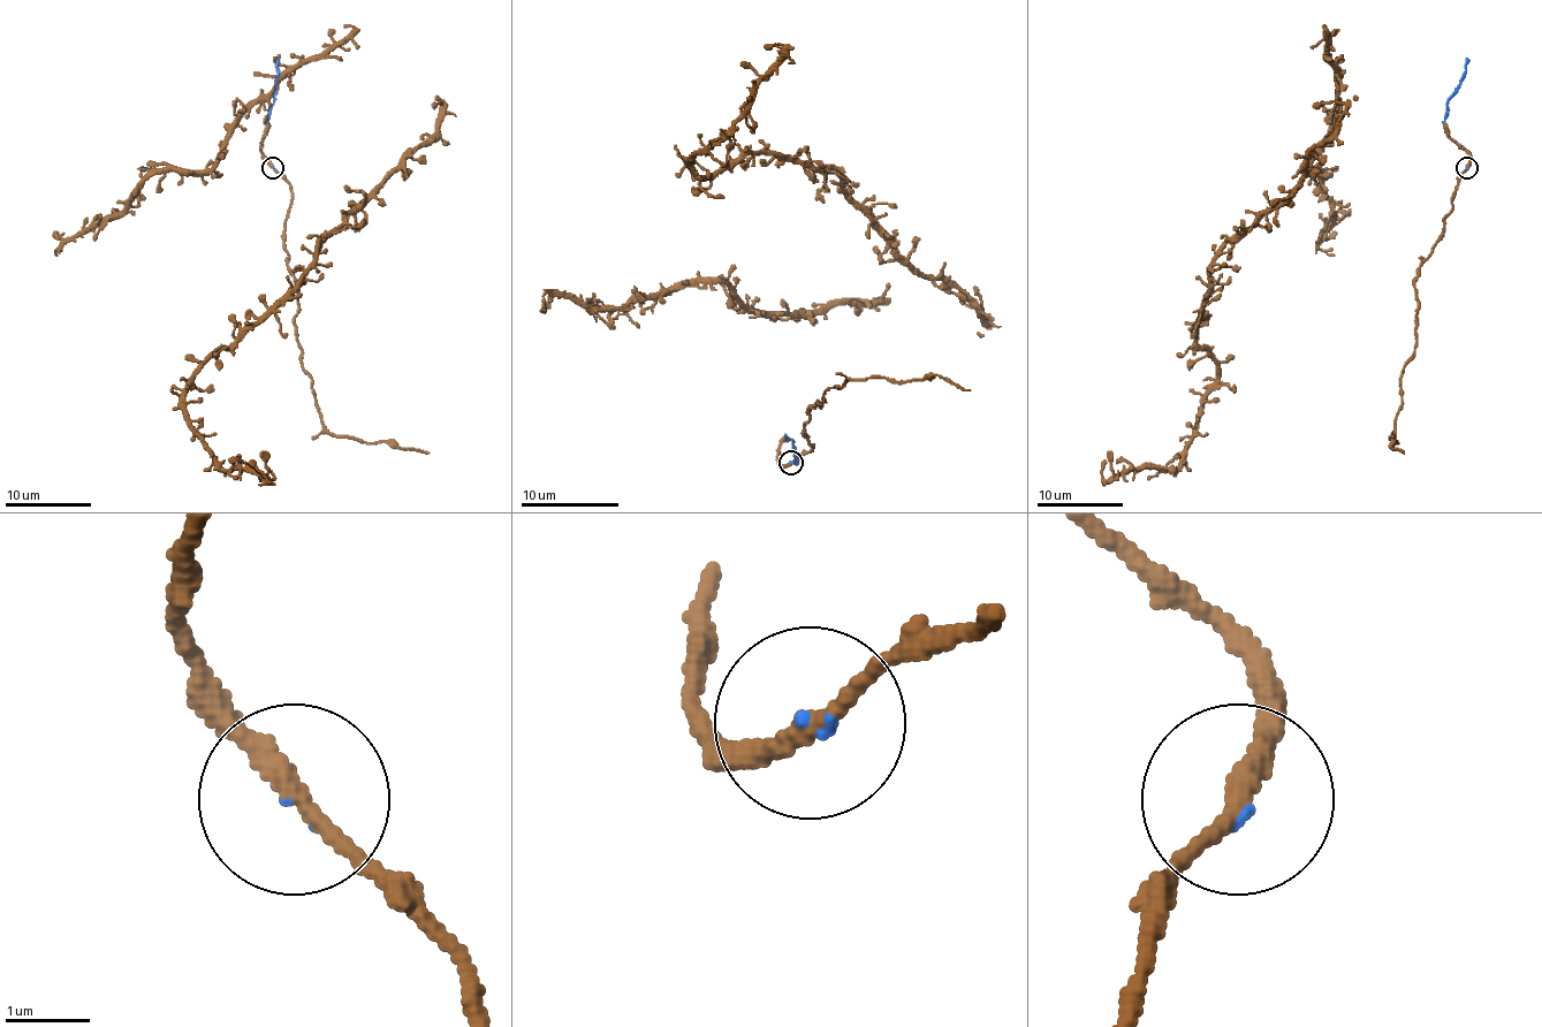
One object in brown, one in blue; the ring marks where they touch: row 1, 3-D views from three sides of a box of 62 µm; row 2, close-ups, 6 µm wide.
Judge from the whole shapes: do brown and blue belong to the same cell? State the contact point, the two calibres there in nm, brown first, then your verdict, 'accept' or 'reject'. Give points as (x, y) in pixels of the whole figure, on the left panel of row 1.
place (272, 167); calibres 240 and 70 nm; accept

